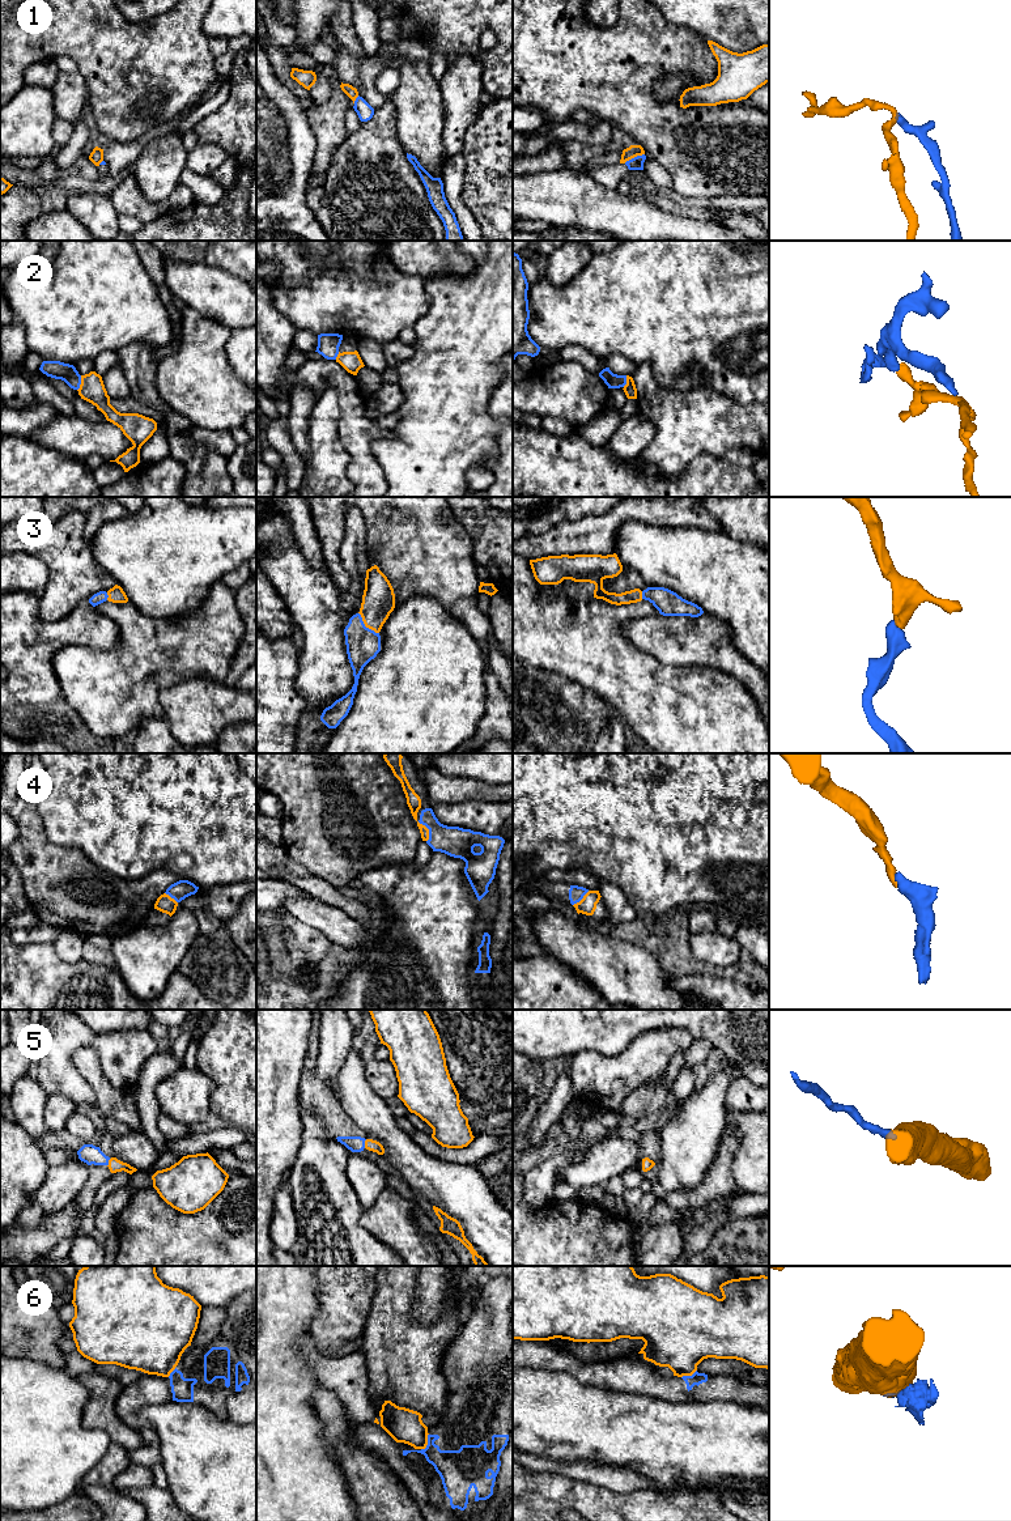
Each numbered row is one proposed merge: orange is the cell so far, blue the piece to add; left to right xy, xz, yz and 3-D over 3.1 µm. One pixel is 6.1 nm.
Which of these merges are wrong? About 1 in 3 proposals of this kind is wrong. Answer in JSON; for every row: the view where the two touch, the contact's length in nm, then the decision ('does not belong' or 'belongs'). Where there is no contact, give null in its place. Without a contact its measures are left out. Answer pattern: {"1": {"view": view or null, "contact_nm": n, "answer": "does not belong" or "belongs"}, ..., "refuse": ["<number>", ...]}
{"1": {"view": "yz", "contact_nm": 140, "answer": "does not belong"}, "2": {"view": "xy", "contact_nm": 100, "answer": "does not belong"}, "3": {"view": "xz", "contact_nm": 180, "answer": "belongs"}, "4": {"view": "xz", "contact_nm": 140, "answer": "belongs"}, "5": {"view": "xz", "contact_nm": 60, "answer": "belongs"}, "6": {"view": "xz", "contact_nm": 110, "answer": "does not belong"}, "refuse": ["1", "2", "6"]}

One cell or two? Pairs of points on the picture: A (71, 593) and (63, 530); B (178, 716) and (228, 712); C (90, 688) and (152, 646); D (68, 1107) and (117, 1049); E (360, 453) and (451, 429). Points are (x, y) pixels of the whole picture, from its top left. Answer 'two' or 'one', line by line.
A: one
B: one
C: one
D: two
E: two

